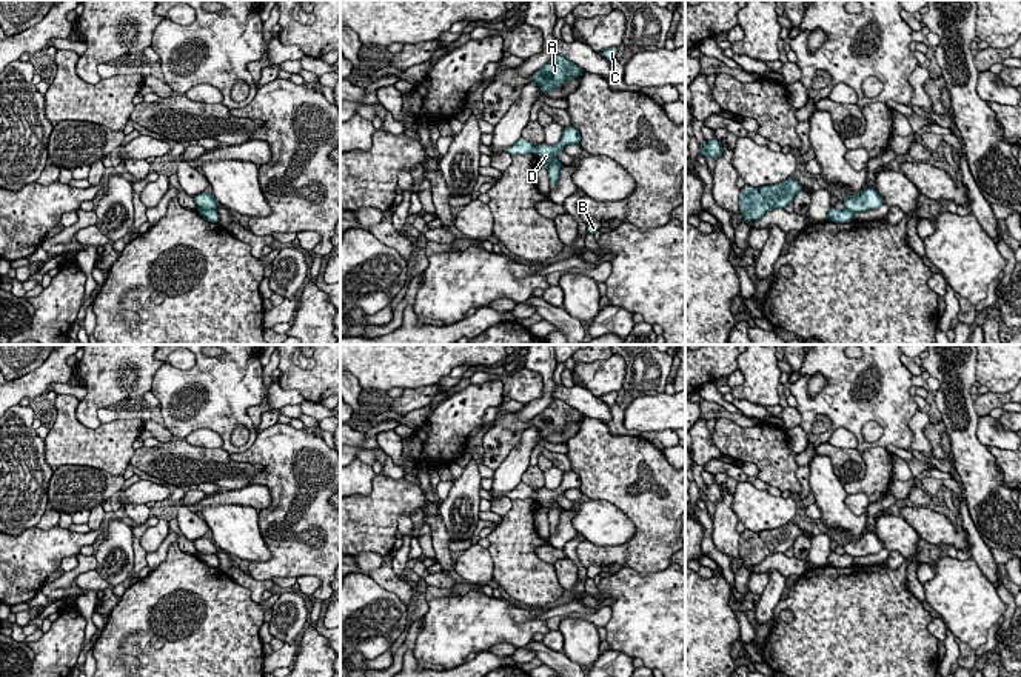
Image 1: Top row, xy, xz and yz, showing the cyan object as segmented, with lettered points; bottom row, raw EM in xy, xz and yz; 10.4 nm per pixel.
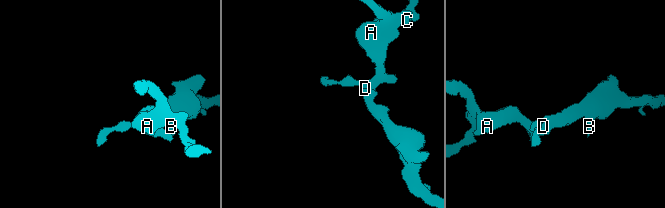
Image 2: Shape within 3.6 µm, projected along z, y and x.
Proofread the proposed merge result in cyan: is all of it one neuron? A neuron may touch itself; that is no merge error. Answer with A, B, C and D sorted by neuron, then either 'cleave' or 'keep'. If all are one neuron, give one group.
A C D / B | cleave

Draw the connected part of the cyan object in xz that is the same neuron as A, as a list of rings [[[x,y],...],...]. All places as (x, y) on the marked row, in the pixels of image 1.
[[[554,54],[548,63],[531,75],[541,92],[545,95],[550,89],[559,88],[564,82],[582,77],[585,72],[564,55]]]

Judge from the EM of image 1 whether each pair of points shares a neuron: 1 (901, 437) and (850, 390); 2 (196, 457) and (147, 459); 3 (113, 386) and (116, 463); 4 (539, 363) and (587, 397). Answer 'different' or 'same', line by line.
1: same
2: same
3: different
4: different

